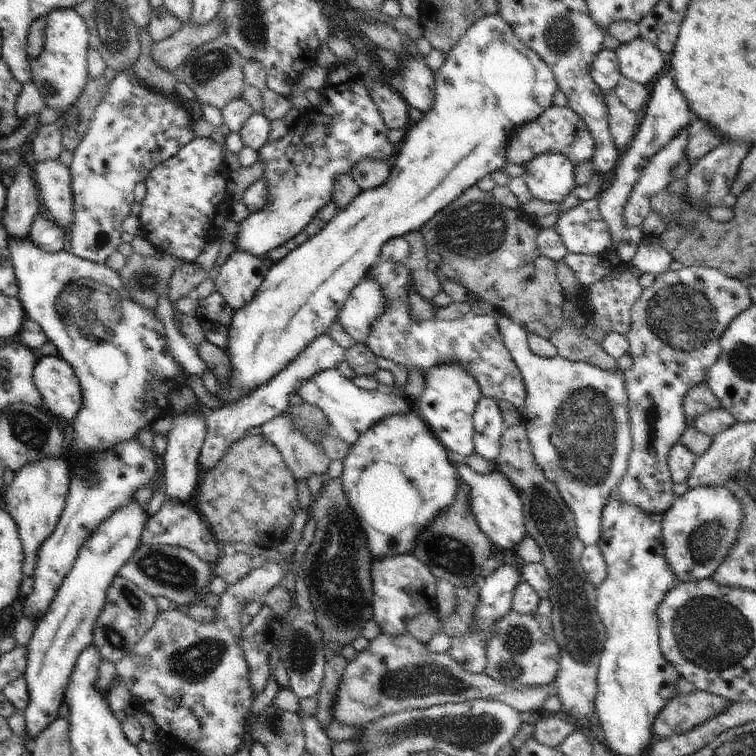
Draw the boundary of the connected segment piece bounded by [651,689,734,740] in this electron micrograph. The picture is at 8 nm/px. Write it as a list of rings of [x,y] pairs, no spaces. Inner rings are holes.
[[[698,689],[678,694],[663,706],[652,721],[653,736],[659,740],[689,733],[732,704],[734,702],[727,698]]]

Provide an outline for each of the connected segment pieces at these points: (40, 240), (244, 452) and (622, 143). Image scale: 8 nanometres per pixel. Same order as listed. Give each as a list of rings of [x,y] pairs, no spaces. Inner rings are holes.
[[[43,211],[37,213],[30,234],[36,247],[47,253],[57,253],[67,249],[68,238],[68,233],[52,222]]]
[[[264,435],[242,437],[206,472],[199,483],[198,506],[217,542],[223,546],[231,542],[245,542],[252,546],[278,547],[284,540],[299,507],[297,483],[284,464],[280,451]]]
[[[614,91],[605,94],[605,103],[609,110],[609,131],[621,154],[632,142],[640,115],[630,110]]]

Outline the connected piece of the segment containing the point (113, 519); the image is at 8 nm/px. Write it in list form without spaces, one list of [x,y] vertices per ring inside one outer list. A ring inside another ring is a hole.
[[[136,499],[114,511],[80,547],[72,570],[60,585],[48,612],[37,622],[27,646],[25,679],[30,704],[24,710],[29,736],[22,742],[29,747],[33,740],[58,716],[65,688],[81,652],[93,643],[93,630],[107,606],[107,592],[118,571],[140,546],[142,531],[151,516]]]

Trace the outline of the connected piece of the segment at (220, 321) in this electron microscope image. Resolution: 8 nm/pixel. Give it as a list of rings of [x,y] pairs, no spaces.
[[[214,291],[199,300],[194,318],[200,323],[207,340],[226,350],[233,313],[222,294]]]

